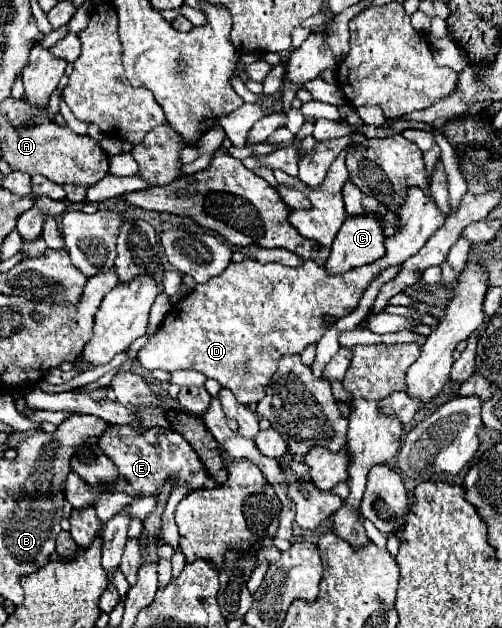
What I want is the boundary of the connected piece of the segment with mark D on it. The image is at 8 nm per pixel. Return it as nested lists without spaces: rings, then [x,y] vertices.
[[[409,187],[405,203],[399,207],[399,231],[393,237],[387,237],[385,257],[367,267],[355,267],[343,275],[329,275],[327,269],[319,267],[311,259],[303,261],[303,265],[299,267],[285,267],[281,263],[263,265],[257,259],[243,259],[241,263],[231,263],[221,275],[211,277],[203,285],[197,285],[193,291],[189,291],[181,301],[177,301],[171,307],[159,331],[149,339],[147,345],[139,349],[137,359],[149,371],[155,369],[163,369],[169,373],[177,369],[201,371],[205,377],[217,379],[221,387],[235,391],[239,403],[249,405],[251,391],[255,389],[261,391],[261,387],[265,387],[271,381],[271,375],[277,371],[277,361],[281,359],[281,355],[301,353],[307,345],[317,343],[325,333],[325,323],[323,323],[325,315],[337,319],[349,315],[357,307],[371,279],[379,275],[379,269],[405,263],[443,225],[443,219],[445,215],[437,207],[431,195],[427,195],[421,187]]]

